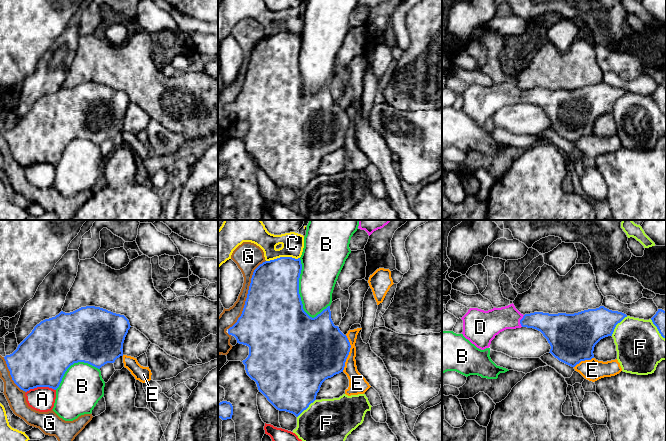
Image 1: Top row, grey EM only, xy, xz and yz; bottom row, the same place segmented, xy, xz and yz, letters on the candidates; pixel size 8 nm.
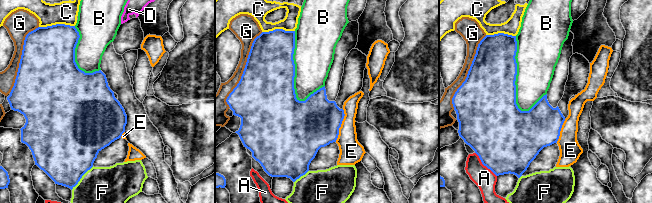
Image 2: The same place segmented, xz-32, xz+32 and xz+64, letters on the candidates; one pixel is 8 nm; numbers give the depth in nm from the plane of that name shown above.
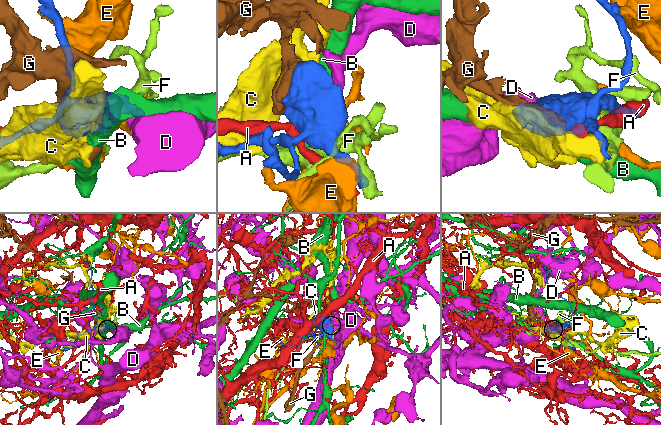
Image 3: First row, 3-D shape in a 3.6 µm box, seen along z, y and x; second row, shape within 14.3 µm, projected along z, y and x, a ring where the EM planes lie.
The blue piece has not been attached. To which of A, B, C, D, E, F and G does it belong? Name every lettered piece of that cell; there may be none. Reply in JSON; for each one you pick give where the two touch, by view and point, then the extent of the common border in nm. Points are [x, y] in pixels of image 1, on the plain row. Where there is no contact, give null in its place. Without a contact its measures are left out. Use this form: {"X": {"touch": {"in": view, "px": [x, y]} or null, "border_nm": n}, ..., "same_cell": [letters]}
{"D": {"touch": {"in": "yz", "px": [520, 97]}, "border_nm": 100}, "same_cell": ["D"]}

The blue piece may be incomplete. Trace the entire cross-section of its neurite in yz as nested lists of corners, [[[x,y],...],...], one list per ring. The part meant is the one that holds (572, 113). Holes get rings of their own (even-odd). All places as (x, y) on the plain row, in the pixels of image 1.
[[[512,79],[501,84],[494,83],[488,87],[470,84],[461,95],[463,96],[463,112],[481,126],[489,124],[495,112],[506,105],[533,104],[540,107],[547,115],[551,122],[549,129],[559,137],[575,143],[581,137],[594,134],[593,127],[595,121],[601,115],[612,112],[616,101],[625,93],[627,93],[626,90],[609,86],[604,82],[574,90],[534,88],[523,91]]]

